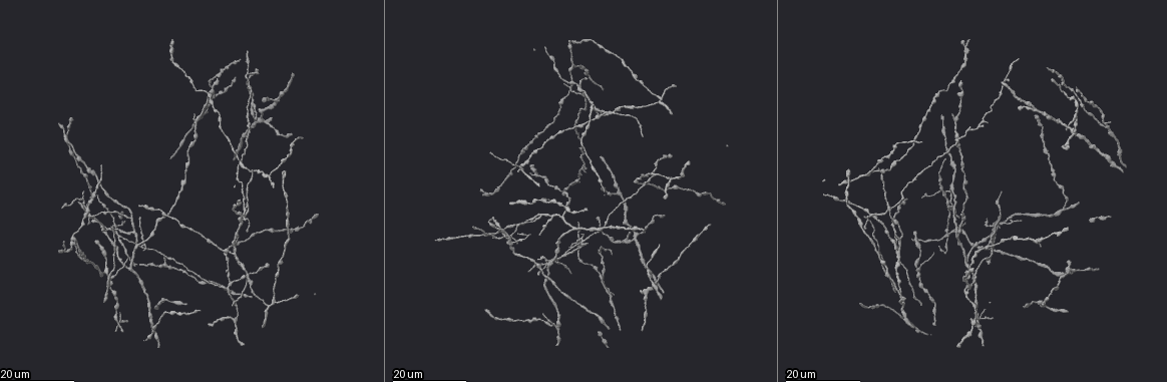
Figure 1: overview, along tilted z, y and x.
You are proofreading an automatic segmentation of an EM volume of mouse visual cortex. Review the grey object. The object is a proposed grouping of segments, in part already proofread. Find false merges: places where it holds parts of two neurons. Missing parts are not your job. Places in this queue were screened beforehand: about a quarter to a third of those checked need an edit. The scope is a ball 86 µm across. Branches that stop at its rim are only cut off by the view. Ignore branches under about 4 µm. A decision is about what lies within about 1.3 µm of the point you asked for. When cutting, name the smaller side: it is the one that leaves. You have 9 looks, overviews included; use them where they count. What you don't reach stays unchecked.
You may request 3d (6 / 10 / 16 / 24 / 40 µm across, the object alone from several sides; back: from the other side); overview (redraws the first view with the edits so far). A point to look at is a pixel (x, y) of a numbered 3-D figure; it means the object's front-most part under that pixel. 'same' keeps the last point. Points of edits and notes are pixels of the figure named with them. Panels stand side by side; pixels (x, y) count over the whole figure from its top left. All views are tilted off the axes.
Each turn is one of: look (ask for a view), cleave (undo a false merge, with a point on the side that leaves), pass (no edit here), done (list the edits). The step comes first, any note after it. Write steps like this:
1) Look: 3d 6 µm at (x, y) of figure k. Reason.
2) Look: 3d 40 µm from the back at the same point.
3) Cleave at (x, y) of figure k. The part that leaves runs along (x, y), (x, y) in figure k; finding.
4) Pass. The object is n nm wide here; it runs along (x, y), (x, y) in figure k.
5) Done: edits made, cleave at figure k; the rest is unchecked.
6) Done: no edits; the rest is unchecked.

Look: 3d 16 µm at (949, 232) of figure 1.

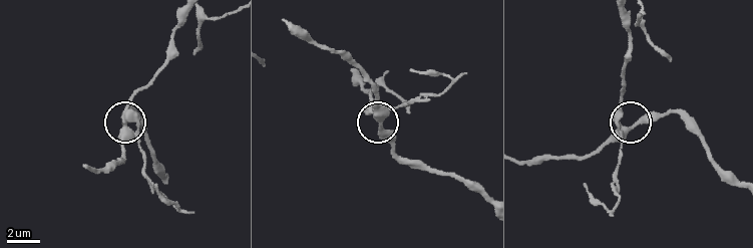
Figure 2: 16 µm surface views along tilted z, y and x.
Look: 3d 6 µm at (382, 120) of figure 2.

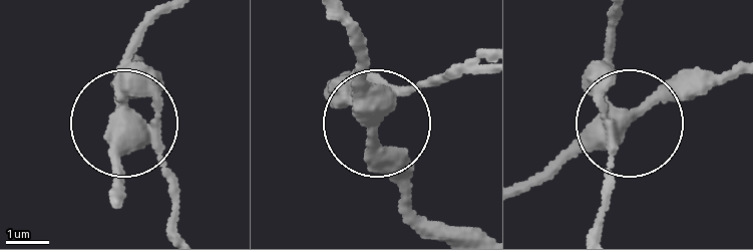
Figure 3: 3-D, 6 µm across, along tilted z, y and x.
Pass. It runs along (160, 20), (140, 42), (109, 195) in figure 3; one neuron here.

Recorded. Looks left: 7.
Look: 3d 24 µm at (956, 226) of figure 1. Branch point.

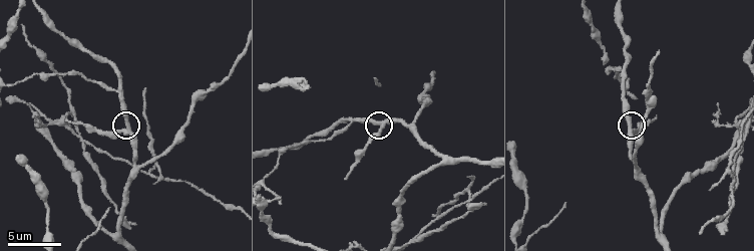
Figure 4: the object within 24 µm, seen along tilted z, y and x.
Look: 3d 10 µm at (382, 126) of figure 4. Zoom in.

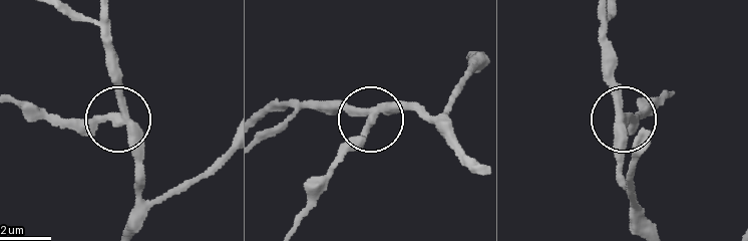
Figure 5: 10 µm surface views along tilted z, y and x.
Pass. The object is 300 nm wide here; all the same neuron.

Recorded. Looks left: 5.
Look: 3d 16 µm at (632, 239) of figure 1.

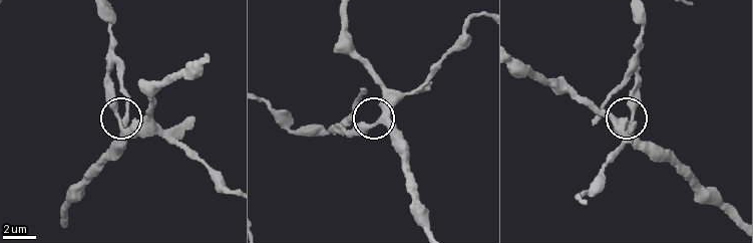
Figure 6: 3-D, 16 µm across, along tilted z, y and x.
Look: 3d 10 µm at (121, 127) of figure 6.

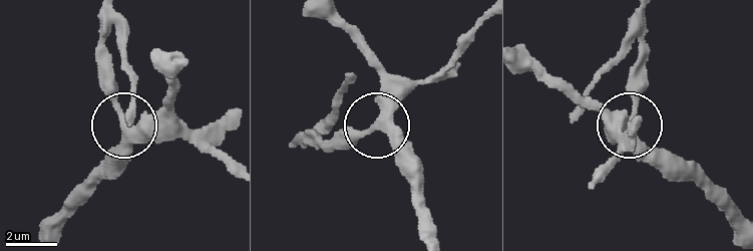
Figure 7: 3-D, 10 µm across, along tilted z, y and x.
Pass. 3 arms meet here; it runs along (333, 20), (378, 79), (377, 124), (415, 179) in figure 7; all the same neuron.

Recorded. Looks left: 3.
Look: 3d 24 µm at (919, 273) of figure 1. Side arm on a straight run.

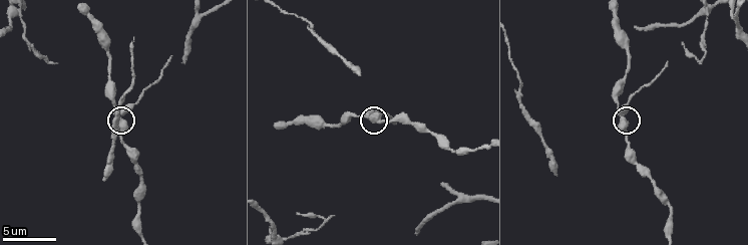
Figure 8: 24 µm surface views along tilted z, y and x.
Look: 3d 6 µm at (370, 117) of figure 8.

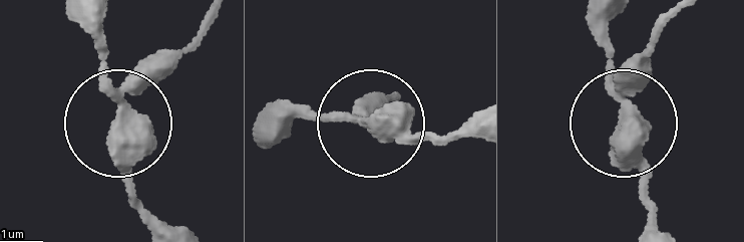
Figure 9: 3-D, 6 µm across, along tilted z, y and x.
Pass. The object is 380 nm wide here; one neuron here.

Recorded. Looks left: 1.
Done: no edits; the rest is unchecked.

